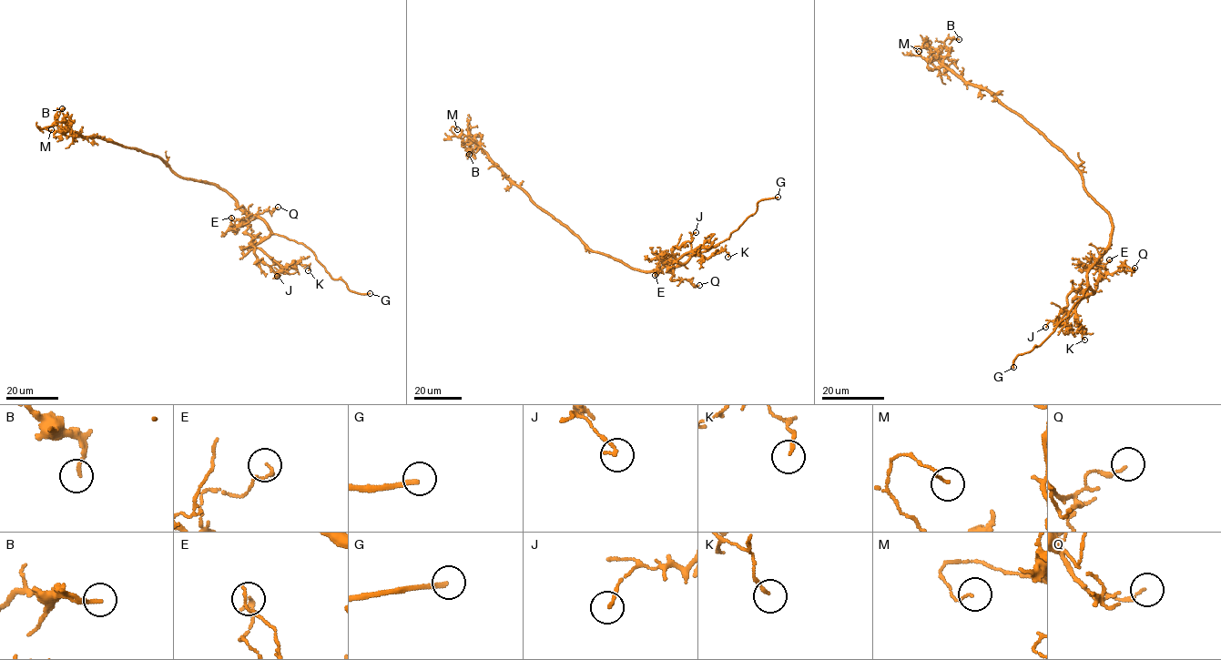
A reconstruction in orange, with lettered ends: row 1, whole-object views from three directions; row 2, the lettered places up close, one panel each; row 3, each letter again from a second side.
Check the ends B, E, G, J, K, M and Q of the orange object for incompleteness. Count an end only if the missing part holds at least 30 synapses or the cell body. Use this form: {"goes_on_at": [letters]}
{"goes_on_at": ["G"]}

